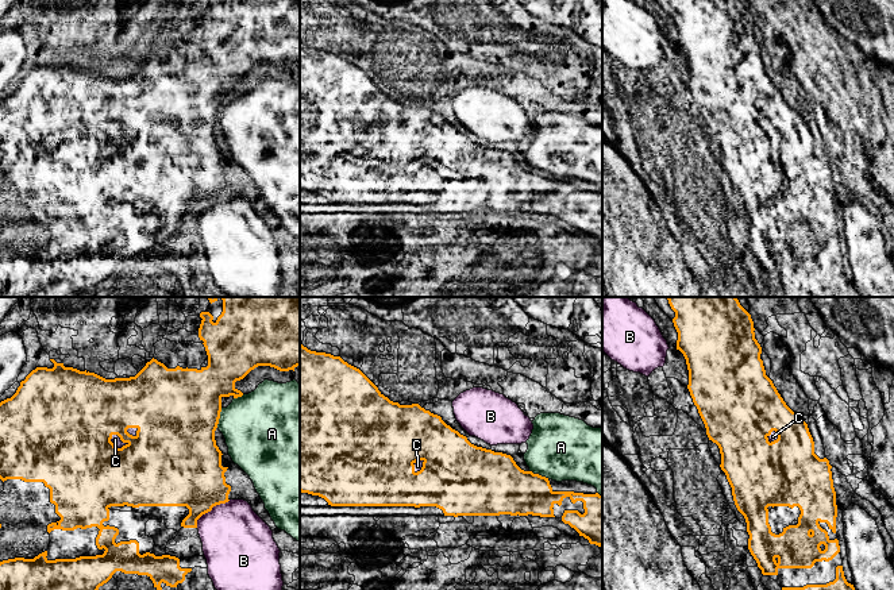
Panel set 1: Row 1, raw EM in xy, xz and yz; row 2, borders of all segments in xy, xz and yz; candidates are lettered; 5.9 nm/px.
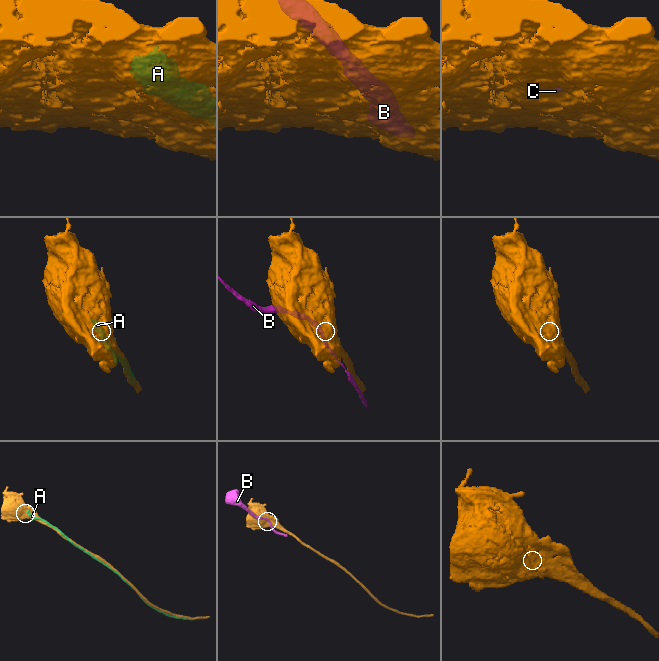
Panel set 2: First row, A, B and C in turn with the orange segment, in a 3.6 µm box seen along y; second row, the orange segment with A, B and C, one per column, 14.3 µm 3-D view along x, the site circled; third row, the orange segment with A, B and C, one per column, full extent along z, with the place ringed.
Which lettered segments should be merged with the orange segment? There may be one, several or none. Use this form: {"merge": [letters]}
{"merge": ["C"]}

